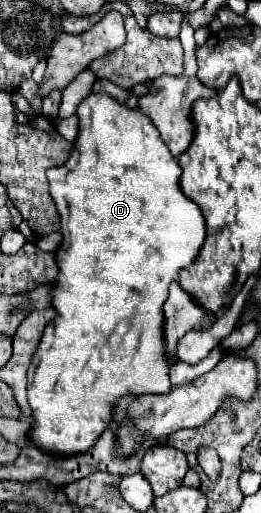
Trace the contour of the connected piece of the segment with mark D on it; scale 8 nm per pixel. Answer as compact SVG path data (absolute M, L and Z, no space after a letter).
M91 93L85 101L81 101L77 109L79 117L79 137L75 141L75 151L69 157L69 161L63 167L53 167L47 171L49 177L49 191L53 195L53 201L57 203L57 211L61 215L61 233L63 243L57 251L59 261L59 277L57 277L57 295L53 295L53 307L61 315L61 319L55 319L45 329L45 335L41 337L41 343L37 347L37 353L31 359L29 367L29 405L33 409L35 425L31 429L31 441L55 455L69 455L69 453L85 453L95 439L101 435L105 427L111 425L111 413L113 403L117 403L125 393L169 393L172 385L169 378L169 367L165 367L165 351L161 351L161 303L165 303L169 293L169 283L177 279L177 271L181 267L189 267L189 263L195 259L199 247L205 241L205 219L199 211L199 207L181 195L179 189L179 177L181 167L177 159L169 153L167 145L159 137L159 131L151 125L151 119L147 119L139 109L129 109L115 99L111 99L105 93Z

